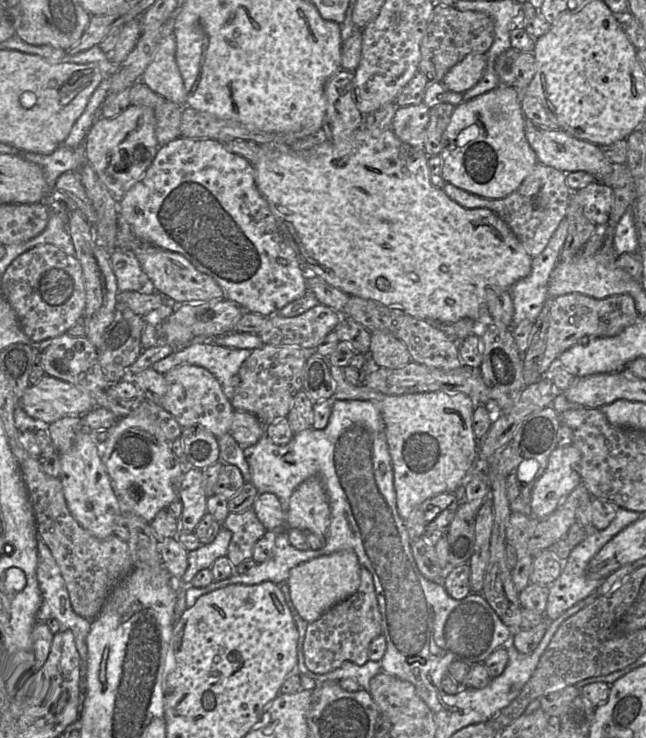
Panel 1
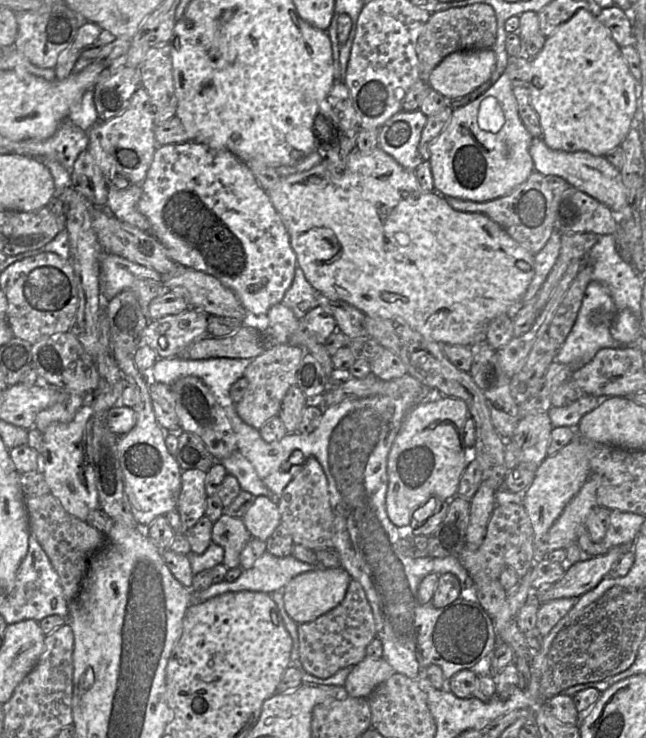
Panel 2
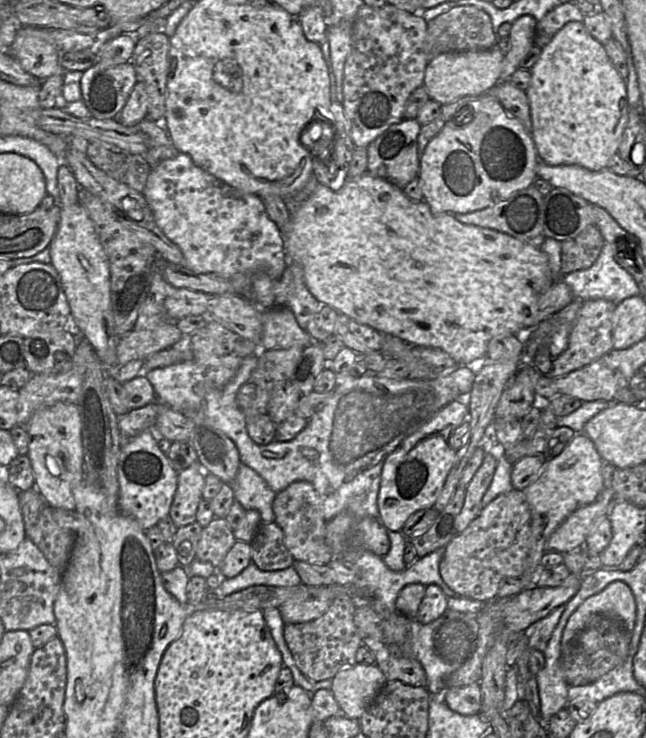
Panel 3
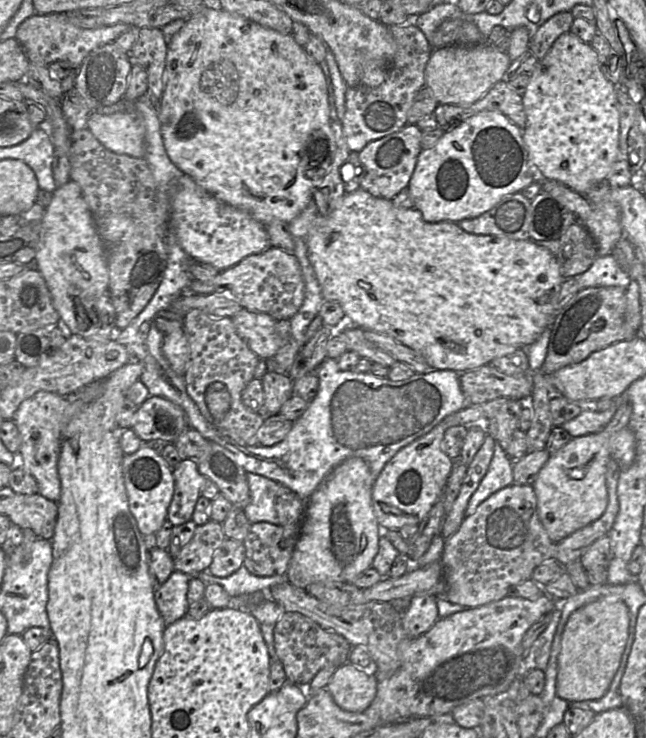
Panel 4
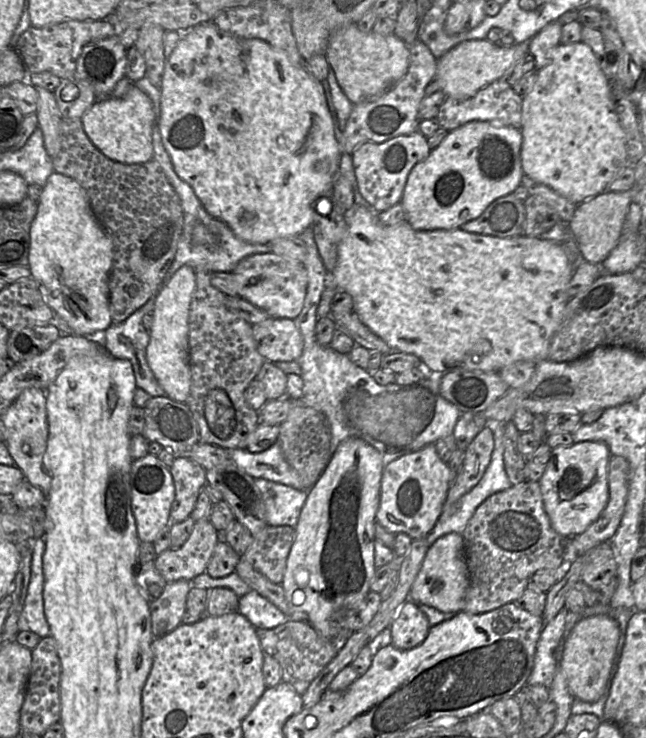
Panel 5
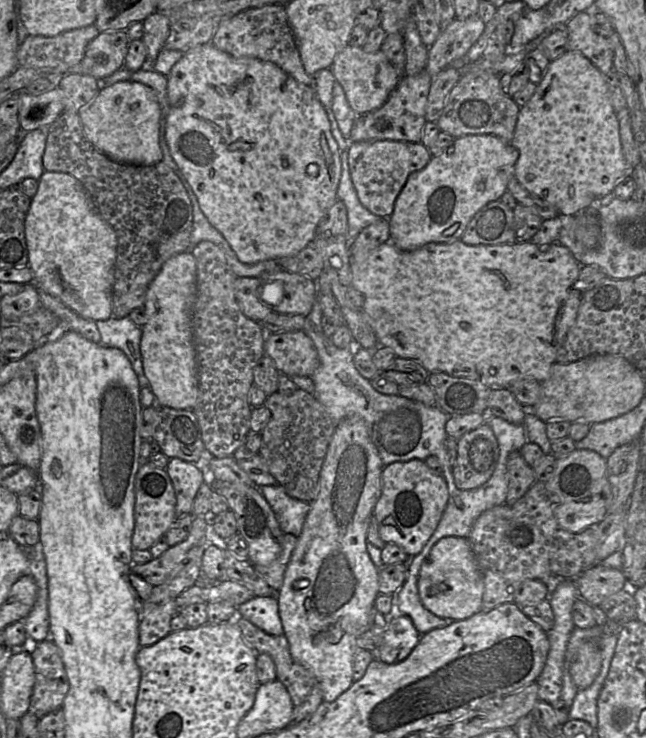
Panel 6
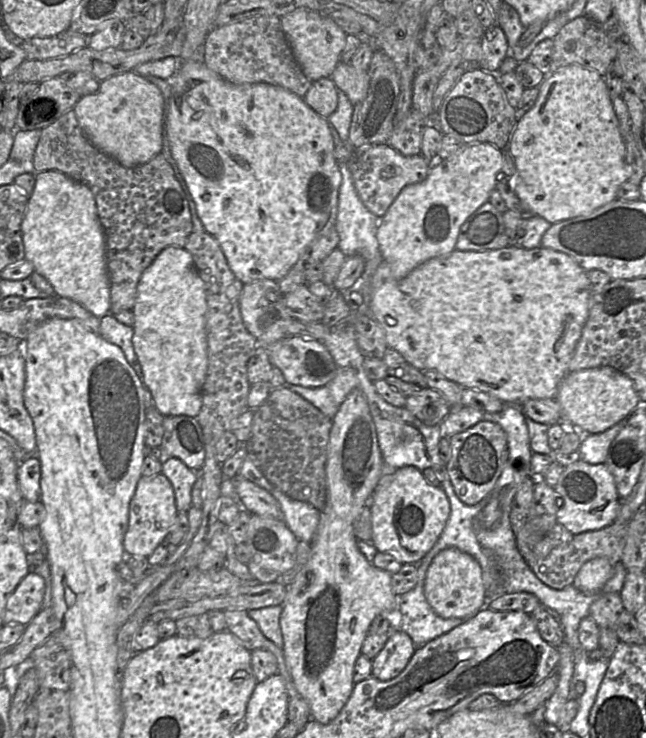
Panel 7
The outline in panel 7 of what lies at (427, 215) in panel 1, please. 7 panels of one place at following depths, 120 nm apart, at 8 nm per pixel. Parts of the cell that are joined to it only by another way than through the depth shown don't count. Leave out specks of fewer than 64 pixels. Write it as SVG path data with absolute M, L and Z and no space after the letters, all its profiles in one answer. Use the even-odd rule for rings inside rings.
M516 245L479 252L454 249L444 256L421 263L403 279L395 279L389 264L382 260L372 278L370 311L371 316L384 330L388 347L399 352L410 365L418 370L435 370L465 388L480 390L506 404L520 406L529 399L556 398L559 384L569 373L569 363L588 318L592 295L586 271L563 252L545 247L527 250Z

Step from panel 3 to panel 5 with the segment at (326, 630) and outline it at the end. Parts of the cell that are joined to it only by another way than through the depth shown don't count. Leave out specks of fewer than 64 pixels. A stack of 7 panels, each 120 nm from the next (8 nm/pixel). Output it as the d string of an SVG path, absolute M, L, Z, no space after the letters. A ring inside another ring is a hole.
M290 620L272 629L256 629L264 654L274 658L282 671L282 682L303 695L311 682L334 659L340 649L337 639L322 637L312 625L303 620Z

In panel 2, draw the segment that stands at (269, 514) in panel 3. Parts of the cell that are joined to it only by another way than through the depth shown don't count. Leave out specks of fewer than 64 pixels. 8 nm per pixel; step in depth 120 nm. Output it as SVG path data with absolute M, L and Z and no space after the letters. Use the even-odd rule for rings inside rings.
M238 450L220 462L224 465L227 474L237 478L241 490L251 493L254 497L266 496L277 503L278 499L261 481L253 465Z

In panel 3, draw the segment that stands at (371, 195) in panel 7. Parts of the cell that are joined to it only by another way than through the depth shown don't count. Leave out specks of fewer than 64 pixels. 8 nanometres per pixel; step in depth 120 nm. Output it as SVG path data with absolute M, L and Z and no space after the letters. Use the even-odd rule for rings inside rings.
M403 119L399 123L391 125L368 145L366 173L372 177L384 179L400 189L404 189L419 173L418 136L421 127L417 119Z

